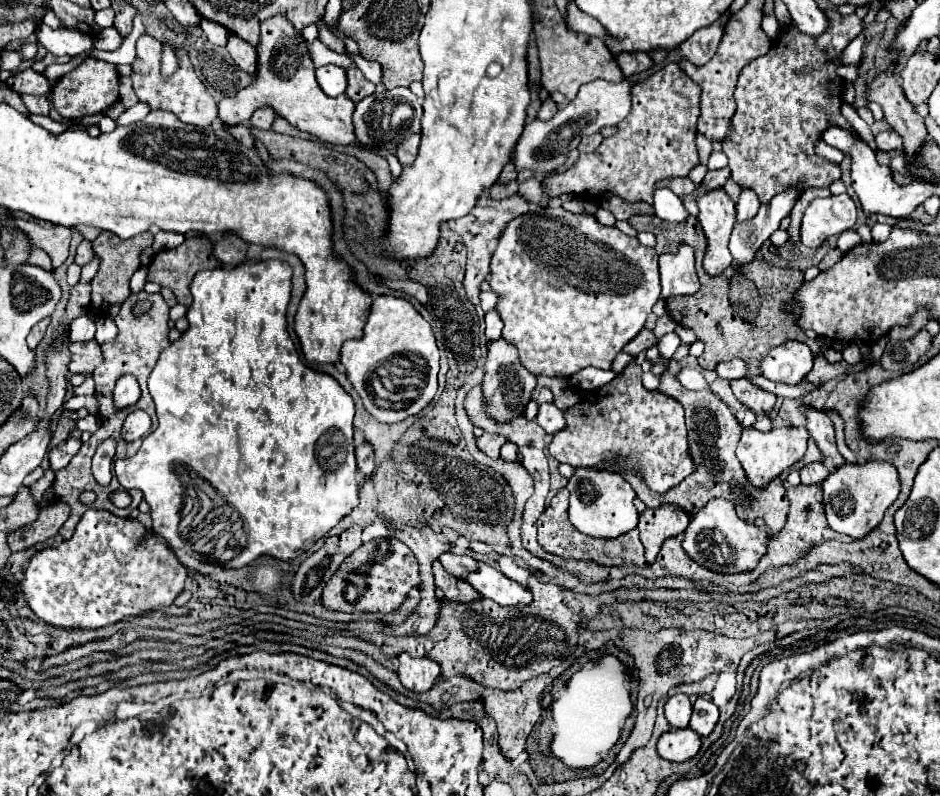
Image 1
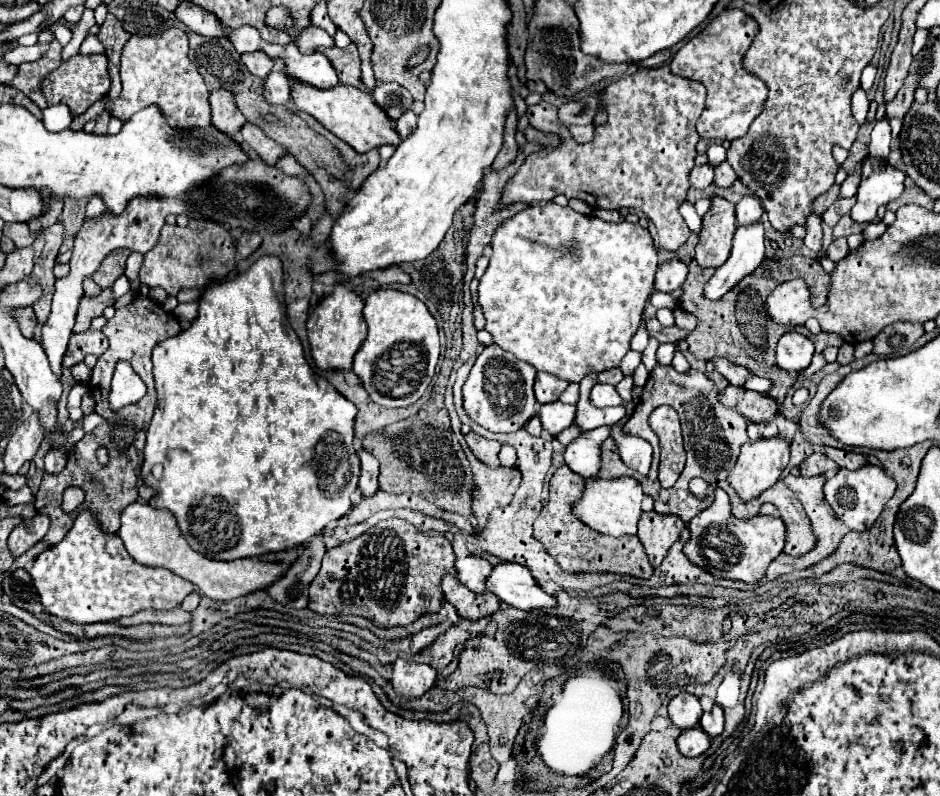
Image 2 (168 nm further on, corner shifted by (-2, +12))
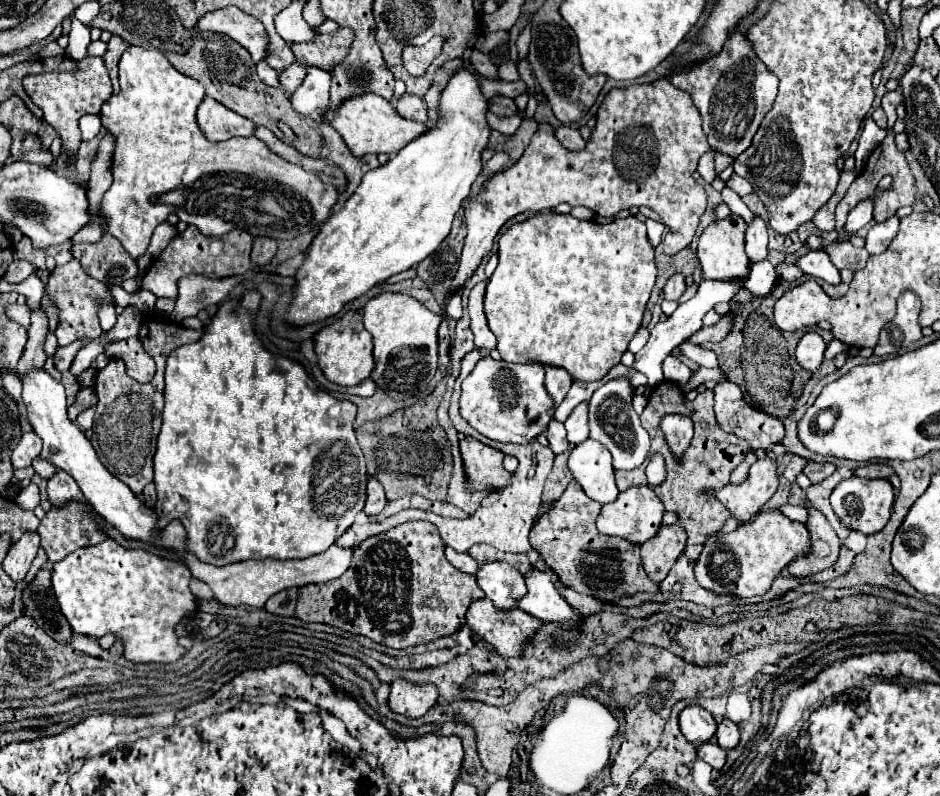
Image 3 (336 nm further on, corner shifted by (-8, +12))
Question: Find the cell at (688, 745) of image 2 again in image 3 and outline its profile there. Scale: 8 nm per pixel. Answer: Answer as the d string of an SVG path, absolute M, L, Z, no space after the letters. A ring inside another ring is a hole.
M704 742L696 750L698 750L698 756L704 762L708 762L712 768L720 770L724 766L724 762L726 762L726 750L720 748L716 742Z

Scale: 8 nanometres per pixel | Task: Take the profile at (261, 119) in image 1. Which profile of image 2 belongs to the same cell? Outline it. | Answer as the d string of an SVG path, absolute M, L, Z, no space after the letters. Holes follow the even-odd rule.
M278 68L272 70L266 78L266 84L264 84L266 100L272 102L272 104L284 104L284 102L290 100L290 92L292 92L290 78Z

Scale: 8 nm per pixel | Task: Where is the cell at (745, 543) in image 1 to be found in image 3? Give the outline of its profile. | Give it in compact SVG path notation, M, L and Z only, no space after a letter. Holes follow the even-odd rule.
M778 510L760 512L752 522L738 526L734 532L710 534L694 566L694 574L706 590L750 598L764 594L790 560L794 560L802 552L808 552L808 546L810 534L804 524L786 518Z

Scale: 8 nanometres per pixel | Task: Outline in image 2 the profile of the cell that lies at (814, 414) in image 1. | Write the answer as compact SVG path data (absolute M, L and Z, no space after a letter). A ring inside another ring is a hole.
M826 448L824 452L830 460L834 460L840 468L846 468L846 470L858 470L862 466L868 464L866 456L862 454L854 454L854 452L844 452L844 450L836 450L836 448Z

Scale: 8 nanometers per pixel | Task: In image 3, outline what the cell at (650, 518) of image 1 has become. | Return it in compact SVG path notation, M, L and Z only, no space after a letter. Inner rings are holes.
M680 524L662 526L656 536L646 540L642 546L642 564L650 580L660 584L670 572L676 558L686 548L686 532Z

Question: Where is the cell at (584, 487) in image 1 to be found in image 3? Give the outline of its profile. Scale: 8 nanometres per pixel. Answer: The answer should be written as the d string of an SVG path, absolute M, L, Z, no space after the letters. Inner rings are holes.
M630 486L628 490L620 492L614 502L602 506L596 524L602 534L620 536L628 542L642 544L658 532L658 528L662 524L662 514L664 514L664 506L650 486Z

